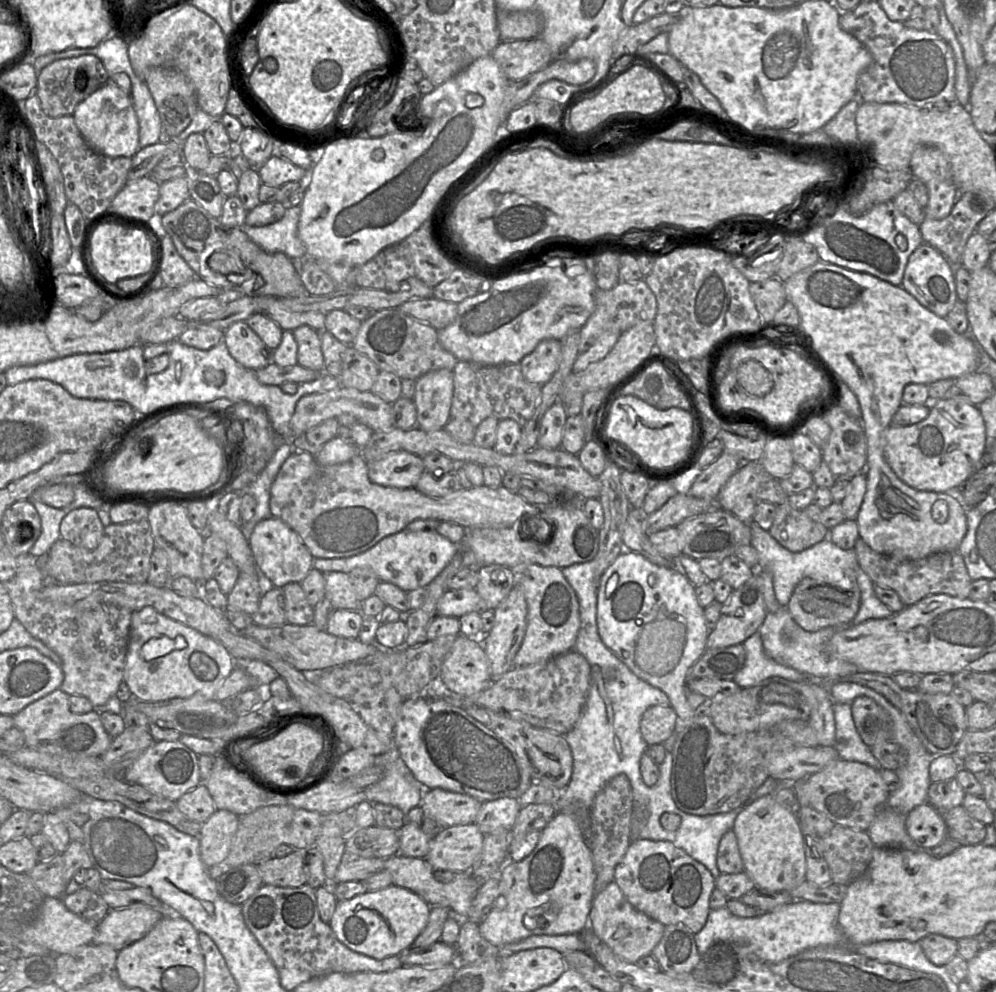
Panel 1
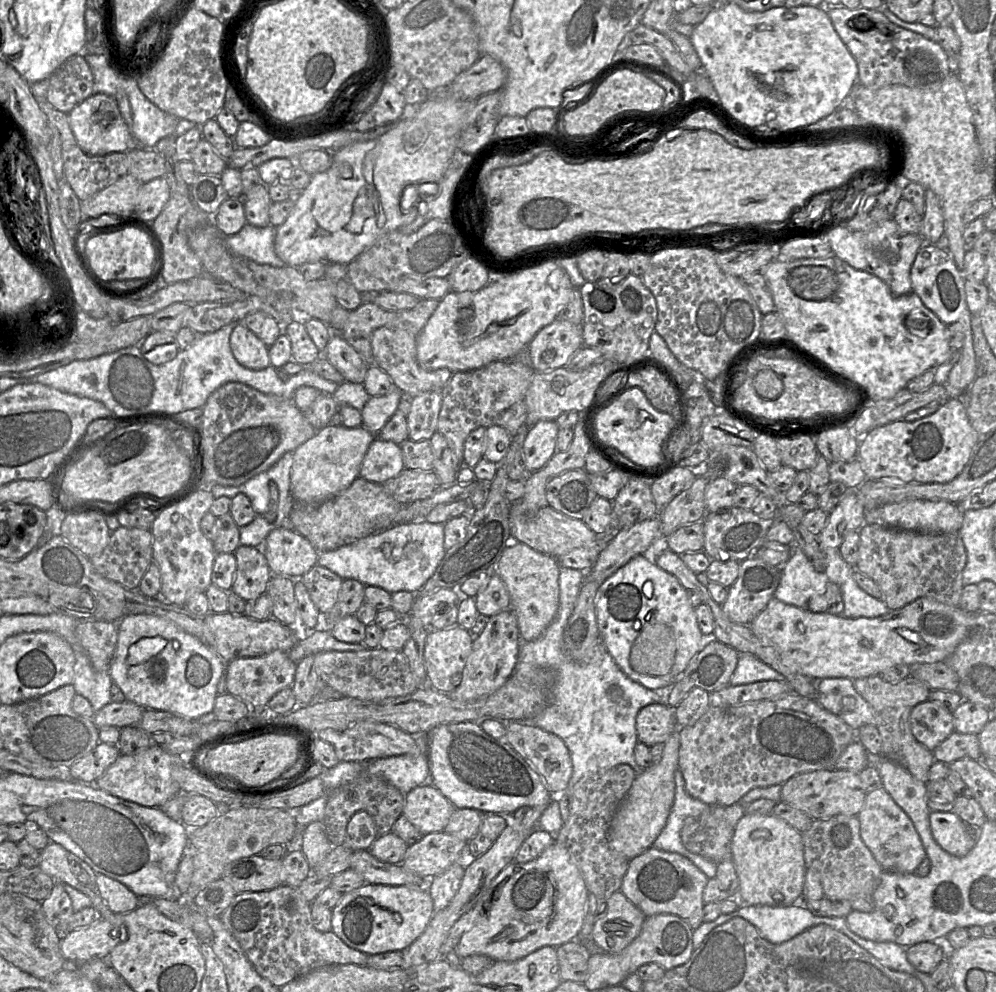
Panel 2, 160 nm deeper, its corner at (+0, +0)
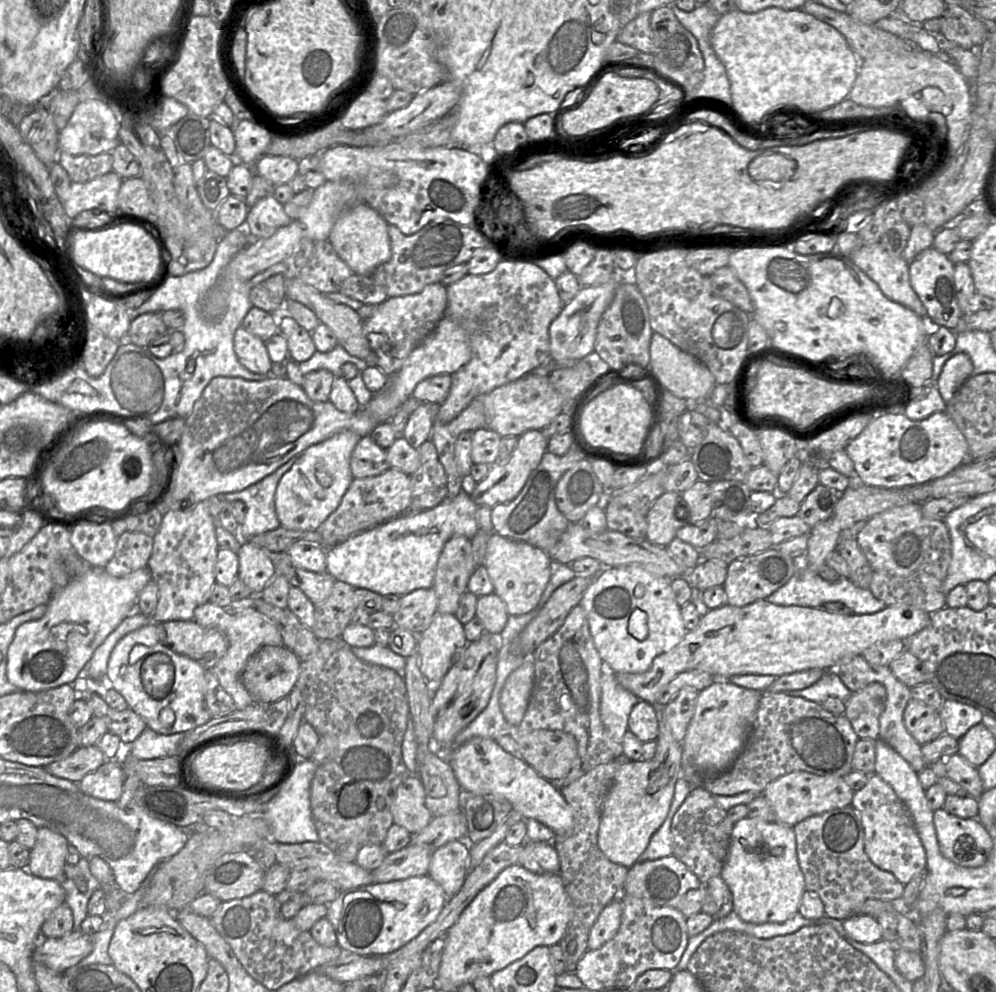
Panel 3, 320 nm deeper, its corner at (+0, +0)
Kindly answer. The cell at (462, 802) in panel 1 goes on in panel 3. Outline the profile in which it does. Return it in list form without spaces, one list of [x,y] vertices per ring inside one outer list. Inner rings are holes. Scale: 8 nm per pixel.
[[[409,774],[398,786],[392,803],[393,822],[416,834],[425,828],[433,815],[426,806],[426,794],[418,775]]]

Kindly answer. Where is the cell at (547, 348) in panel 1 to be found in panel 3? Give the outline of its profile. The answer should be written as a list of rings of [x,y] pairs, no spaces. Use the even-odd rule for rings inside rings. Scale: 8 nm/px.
[[[615,265],[615,270],[611,279],[598,285],[582,287],[577,295],[568,304],[564,305],[560,314],[552,321],[549,327],[550,358],[552,360],[582,360],[594,351],[599,320],[613,301],[617,287],[626,279],[626,271]]]

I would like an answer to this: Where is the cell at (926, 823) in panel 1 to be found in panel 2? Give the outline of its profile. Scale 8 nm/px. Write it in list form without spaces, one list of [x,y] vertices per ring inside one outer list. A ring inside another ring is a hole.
[[[953,811],[929,813],[931,832],[937,844],[956,857],[966,856],[975,846],[976,839]]]

